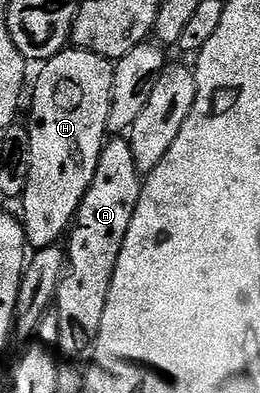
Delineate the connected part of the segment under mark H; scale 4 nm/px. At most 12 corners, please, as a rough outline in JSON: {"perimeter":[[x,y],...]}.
{"perimeter":[[66,47],[32,81],[30,249],[68,233],[107,143],[113,64]]}

